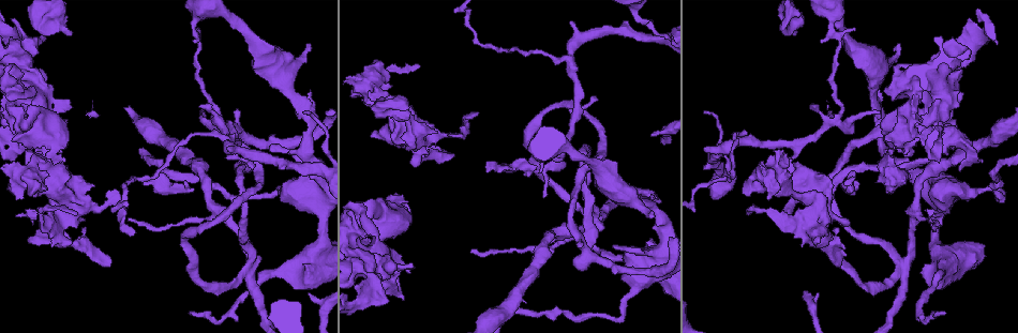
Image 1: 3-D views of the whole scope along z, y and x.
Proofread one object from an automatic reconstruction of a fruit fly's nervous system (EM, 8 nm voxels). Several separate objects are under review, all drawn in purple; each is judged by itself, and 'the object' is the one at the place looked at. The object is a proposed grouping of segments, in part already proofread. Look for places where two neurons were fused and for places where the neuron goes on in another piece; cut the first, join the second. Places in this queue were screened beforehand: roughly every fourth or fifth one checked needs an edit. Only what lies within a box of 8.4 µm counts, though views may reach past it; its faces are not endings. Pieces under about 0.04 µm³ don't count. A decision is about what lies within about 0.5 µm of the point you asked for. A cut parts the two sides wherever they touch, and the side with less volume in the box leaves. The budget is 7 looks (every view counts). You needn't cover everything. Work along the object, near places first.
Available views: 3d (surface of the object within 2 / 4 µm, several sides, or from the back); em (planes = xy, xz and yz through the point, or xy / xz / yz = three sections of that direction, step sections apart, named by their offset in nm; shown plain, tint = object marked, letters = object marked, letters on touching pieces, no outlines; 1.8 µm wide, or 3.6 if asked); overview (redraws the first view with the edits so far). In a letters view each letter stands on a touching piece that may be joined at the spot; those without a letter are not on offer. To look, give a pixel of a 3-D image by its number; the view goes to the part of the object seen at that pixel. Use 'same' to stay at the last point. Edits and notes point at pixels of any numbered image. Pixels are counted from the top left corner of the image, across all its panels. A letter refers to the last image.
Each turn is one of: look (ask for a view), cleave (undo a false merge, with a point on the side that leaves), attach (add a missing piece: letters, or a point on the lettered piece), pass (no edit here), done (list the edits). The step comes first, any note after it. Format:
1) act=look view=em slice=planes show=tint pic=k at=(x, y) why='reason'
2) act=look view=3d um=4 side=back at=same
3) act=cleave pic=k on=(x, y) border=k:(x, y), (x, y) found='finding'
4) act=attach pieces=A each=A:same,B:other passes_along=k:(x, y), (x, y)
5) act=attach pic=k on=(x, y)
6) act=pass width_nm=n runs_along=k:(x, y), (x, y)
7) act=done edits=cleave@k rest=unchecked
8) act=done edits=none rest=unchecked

act=look view=em slice=xy step=16 show=letters pic=1 at=(366, 235) why='branch stops here'

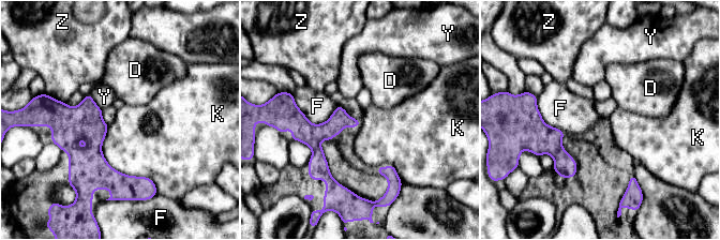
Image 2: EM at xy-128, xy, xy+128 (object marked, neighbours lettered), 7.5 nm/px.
act=look view=em slice=planes show=letters at=same

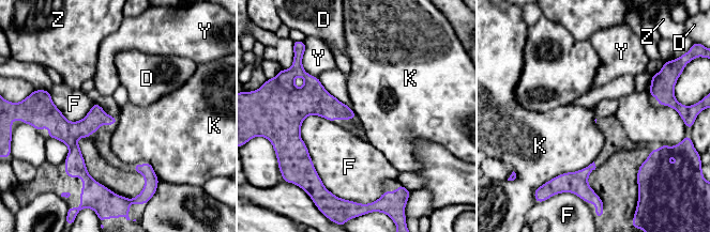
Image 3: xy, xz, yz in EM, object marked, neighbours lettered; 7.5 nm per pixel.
act=pass longest_contact=F:550nm each=D:other,F:other,K:other,Y:other,Z:other found='none of them fits'

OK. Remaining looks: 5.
act=look view=em um=3.6 slice=planes show=tint pic=1 at=(848, 226) why='branch stops here'

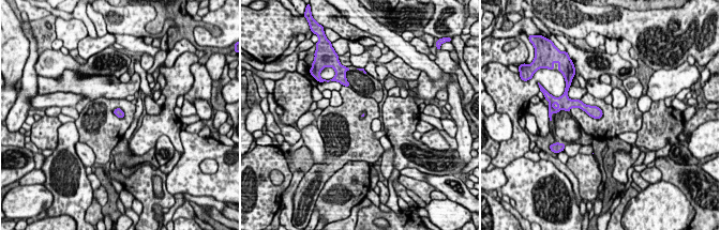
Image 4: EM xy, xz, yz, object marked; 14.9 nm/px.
act=look view=em um=3.6 slice=planes show=letters at=same why='what lies round it'

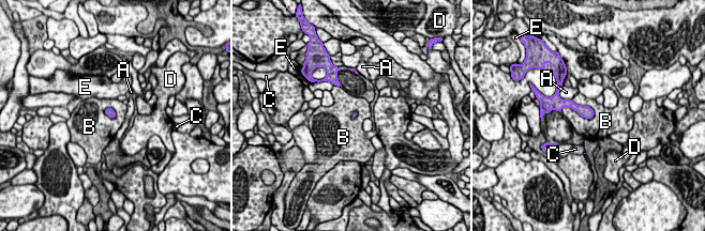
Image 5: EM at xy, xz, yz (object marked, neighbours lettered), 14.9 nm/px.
act=pass each=A:other,B:other,C:other,D:other,E:other found='no lettered piece goes on from it'

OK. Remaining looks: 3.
act=look view=3d um=4 side=back pic=1 at=(377, 94) why='abrupt turn'

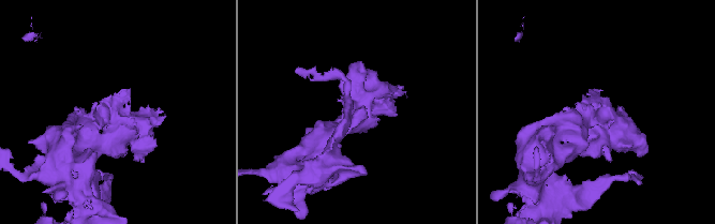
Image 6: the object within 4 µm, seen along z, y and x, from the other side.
act=look view=em um=3.6 slice=xz step=4 show=tint pic=6 at=(121, 126) why='shape alone is not enough'

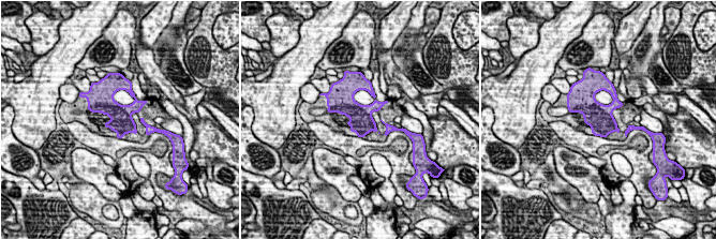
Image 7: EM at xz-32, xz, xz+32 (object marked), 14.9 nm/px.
act=look view=em um=3.6 slice=planes show=letters at=same

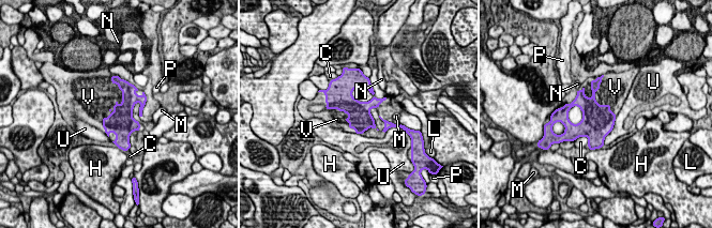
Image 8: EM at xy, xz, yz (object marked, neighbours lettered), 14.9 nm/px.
act=attach pieces=V each=C:other,H:other,L:other,M:other,N:other,P:other,U:other,V:same found='it goes on there'

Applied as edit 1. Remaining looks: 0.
act=done edits=attach@8 rest=unchecked

